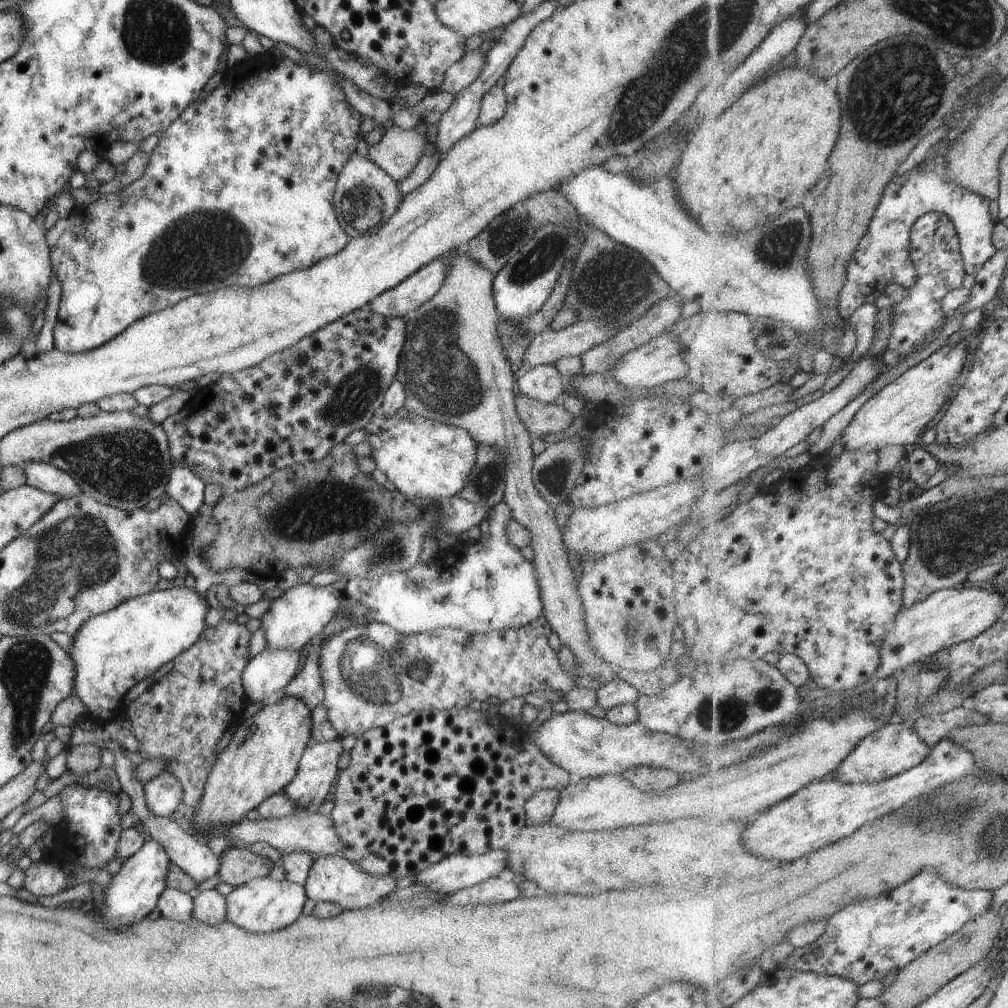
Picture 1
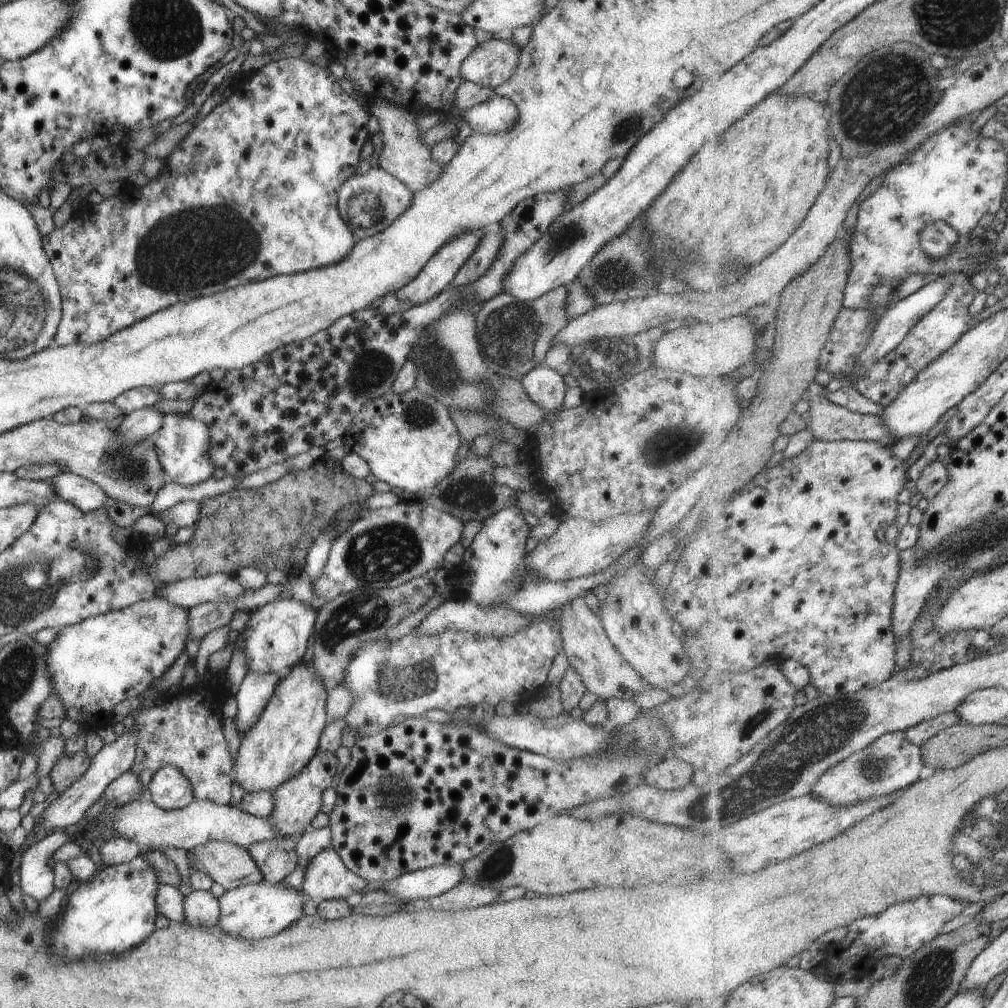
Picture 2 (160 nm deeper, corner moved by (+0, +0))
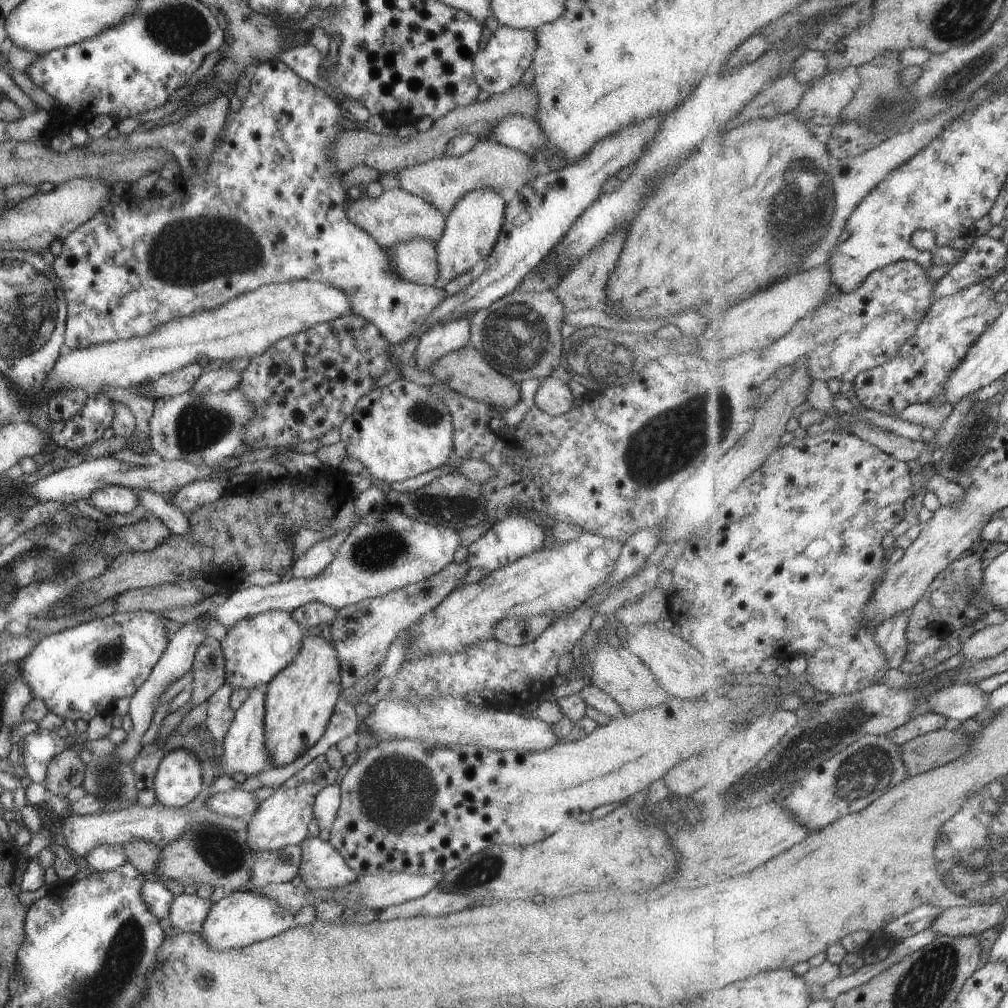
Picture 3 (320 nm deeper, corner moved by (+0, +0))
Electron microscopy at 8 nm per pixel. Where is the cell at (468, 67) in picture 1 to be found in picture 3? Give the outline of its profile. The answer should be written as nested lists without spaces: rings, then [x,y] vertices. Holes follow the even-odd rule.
[[[499,26],[487,44],[474,54],[472,62],[474,82],[490,95],[512,89],[519,83],[519,78],[525,72],[525,68],[530,66],[535,47],[536,40],[533,30]]]

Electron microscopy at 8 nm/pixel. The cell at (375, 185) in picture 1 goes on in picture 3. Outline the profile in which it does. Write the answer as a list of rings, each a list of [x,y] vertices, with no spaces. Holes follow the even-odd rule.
[[[401,188],[383,189],[383,193],[375,199],[358,194],[345,214],[351,224],[364,230],[384,249],[392,248],[411,239],[425,239],[435,246],[444,231],[445,218],[442,212],[422,198]]]

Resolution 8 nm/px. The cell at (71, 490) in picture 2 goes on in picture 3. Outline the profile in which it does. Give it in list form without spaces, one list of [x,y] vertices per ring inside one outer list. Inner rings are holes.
[[[109,485],[102,486],[97,490],[94,490],[85,502],[97,510],[105,512],[106,516],[114,514],[125,514],[125,512],[131,512],[138,504],[138,496],[135,491],[132,491],[131,487],[124,487],[121,485]]]

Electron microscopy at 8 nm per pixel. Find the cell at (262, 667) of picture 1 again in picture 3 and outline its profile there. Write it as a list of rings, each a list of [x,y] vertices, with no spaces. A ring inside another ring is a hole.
[[[259,685],[249,690],[248,697],[234,712],[227,732],[219,744],[222,774],[231,780],[230,784],[232,782],[231,776],[236,772],[245,774],[247,778],[271,767],[270,756],[264,745],[264,694],[266,685]]]

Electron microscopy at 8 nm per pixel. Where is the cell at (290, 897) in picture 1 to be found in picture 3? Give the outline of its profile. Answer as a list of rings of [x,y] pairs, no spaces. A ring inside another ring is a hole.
[[[226,891],[226,894],[209,907],[199,934],[211,948],[217,950],[234,949],[275,936],[287,928],[294,927],[293,915],[267,897],[256,895],[251,891]]]

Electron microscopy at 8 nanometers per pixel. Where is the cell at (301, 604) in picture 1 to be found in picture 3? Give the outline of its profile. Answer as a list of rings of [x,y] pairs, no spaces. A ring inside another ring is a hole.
[[[265,611],[255,616],[241,619],[237,624],[226,630],[226,636],[220,642],[221,652],[224,656],[224,682],[234,688],[252,689],[259,685],[266,685],[287,663],[290,663],[297,654],[306,634],[285,611]]]

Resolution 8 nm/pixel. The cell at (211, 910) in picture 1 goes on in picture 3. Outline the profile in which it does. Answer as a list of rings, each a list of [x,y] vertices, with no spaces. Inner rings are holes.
[[[183,891],[171,899],[167,922],[176,931],[197,933],[210,906],[211,902],[204,901],[199,895],[190,895]]]

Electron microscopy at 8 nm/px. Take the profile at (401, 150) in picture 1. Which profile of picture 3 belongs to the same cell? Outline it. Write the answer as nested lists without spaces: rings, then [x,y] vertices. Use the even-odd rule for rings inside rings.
[[[477,140],[475,146],[458,157],[431,159],[412,167],[399,169],[395,176],[405,191],[418,196],[442,212],[444,218],[453,210],[455,203],[474,188],[497,189],[508,201],[526,182],[539,175],[536,162],[524,152],[491,141]]]

